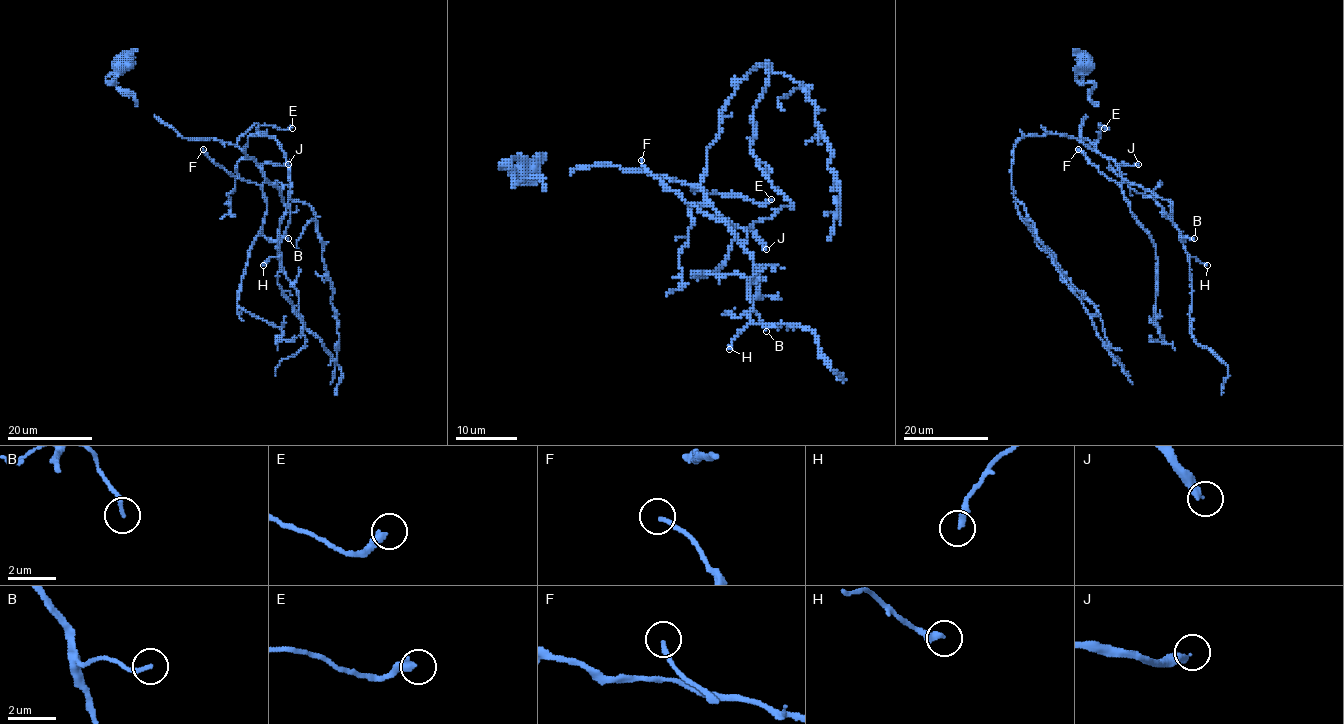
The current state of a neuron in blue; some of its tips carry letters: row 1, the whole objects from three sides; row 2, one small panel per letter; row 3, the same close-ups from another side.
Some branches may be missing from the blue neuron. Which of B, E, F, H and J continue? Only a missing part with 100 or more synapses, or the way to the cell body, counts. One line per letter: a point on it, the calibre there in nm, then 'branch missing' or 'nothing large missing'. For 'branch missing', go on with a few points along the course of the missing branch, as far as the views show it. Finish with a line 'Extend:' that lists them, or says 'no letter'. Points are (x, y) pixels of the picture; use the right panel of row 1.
B: (1194, 238) | 170 nm | nothing large missing
E: (1104, 128) | 360 nm | nothing large missing
F: (1078, 149) | 180 nm | nothing large missing
H: (1207, 265) | 280 nm | nothing large missing
J: (1138, 164) | 300 nm | branch missing | (1138, 164), (1148, 193), (1201, 219), (1145, 187), (1097, 215), (1055, 175), (993, 215), (1032, 250)
Extend: J

